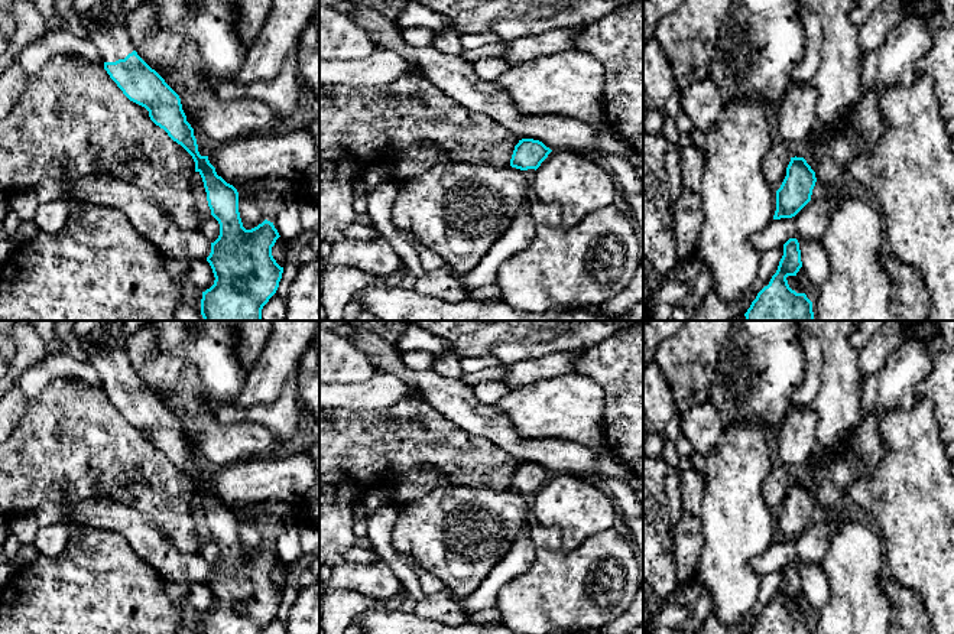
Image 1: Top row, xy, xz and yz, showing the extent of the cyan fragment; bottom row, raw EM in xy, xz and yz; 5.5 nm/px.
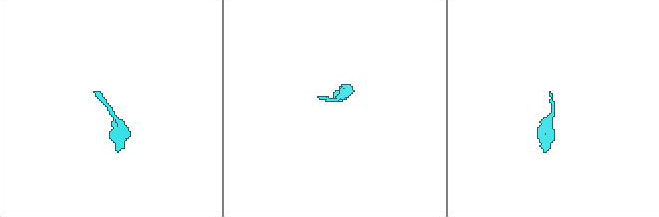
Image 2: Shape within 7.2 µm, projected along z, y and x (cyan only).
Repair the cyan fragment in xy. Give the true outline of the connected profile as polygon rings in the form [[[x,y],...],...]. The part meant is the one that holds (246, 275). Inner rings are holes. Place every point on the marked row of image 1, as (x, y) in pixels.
[[[74,9],[71,12],[85,27],[87,38],[98,48],[110,78],[130,101],[145,107],[150,120],[192,156],[195,172],[202,178],[211,215],[220,224],[220,235],[211,243],[211,253],[207,257],[215,280],[210,289],[202,292],[201,315],[204,321],[262,321],[262,309],[276,293],[283,273],[283,267],[272,256],[272,247],[280,237],[273,222],[265,220],[252,230],[243,227],[237,189],[217,175],[208,156],[199,155],[194,129],[186,121],[179,95],[139,56],[126,27],[97,23],[78,14]]]

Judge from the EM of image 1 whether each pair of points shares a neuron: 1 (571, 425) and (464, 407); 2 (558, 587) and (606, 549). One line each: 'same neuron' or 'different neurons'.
1: different neurons
2: same neuron

